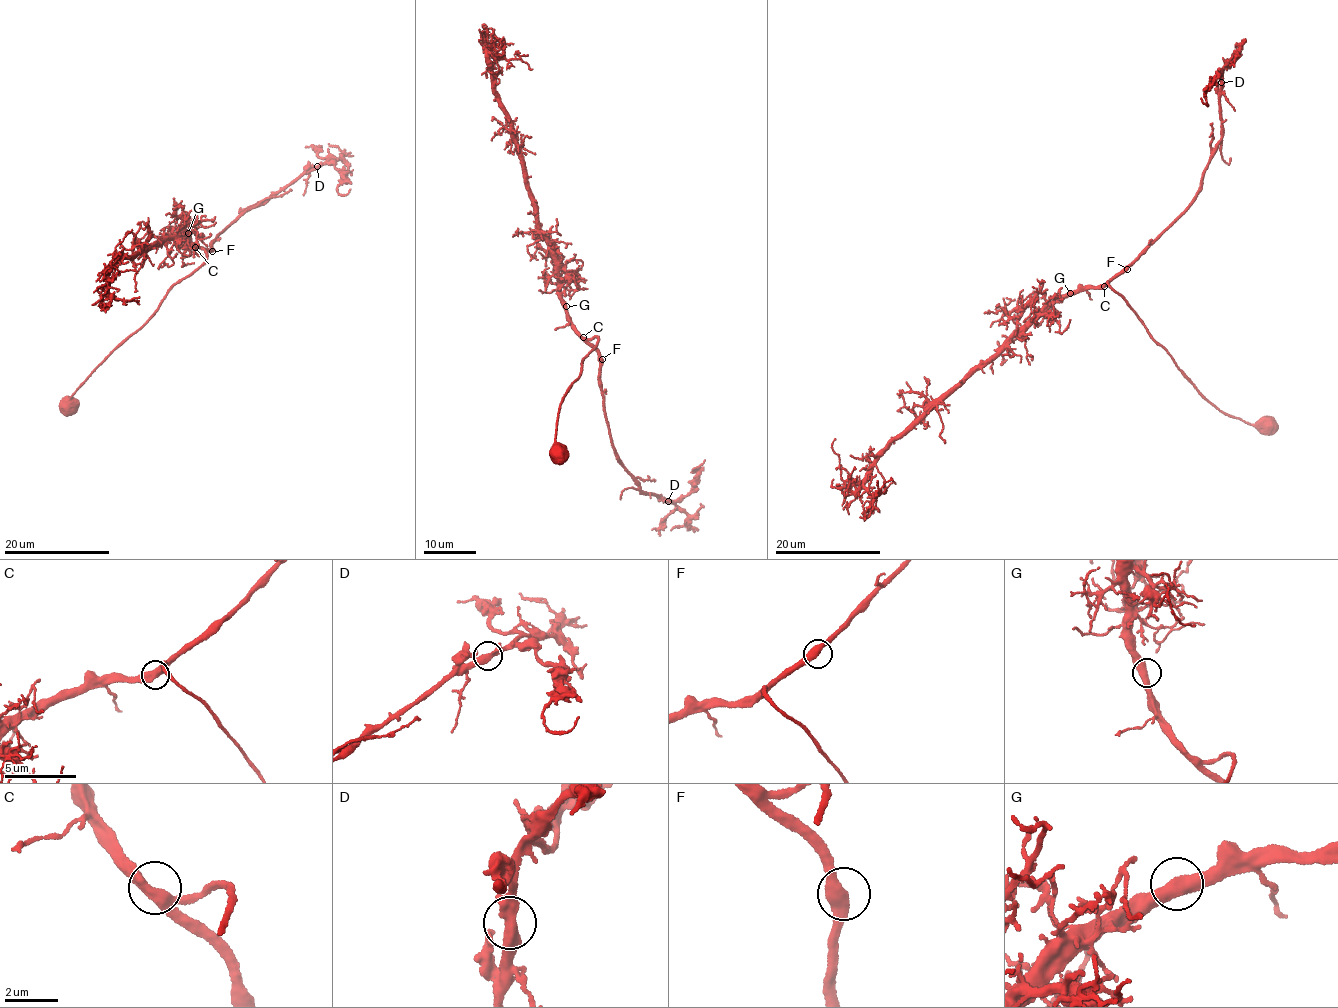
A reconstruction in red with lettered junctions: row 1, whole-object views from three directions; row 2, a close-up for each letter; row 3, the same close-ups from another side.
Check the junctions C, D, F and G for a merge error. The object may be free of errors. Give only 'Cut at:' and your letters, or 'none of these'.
Cut at: none of these

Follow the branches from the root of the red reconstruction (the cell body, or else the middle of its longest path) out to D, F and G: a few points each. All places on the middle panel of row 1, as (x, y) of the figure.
D: (554, 456), (561, 399), (597, 336), (589, 342), (600, 364), (613, 448), (643, 493), (668, 501)
F: (554, 456), (561, 399), (580, 374), (582, 360), (596, 345), (595, 336), (589, 342), (602, 359)
G: (554, 456), (556, 423), (561, 399), (578, 378), (582, 360), (598, 338), (583, 338), (571, 321), (566, 306)

